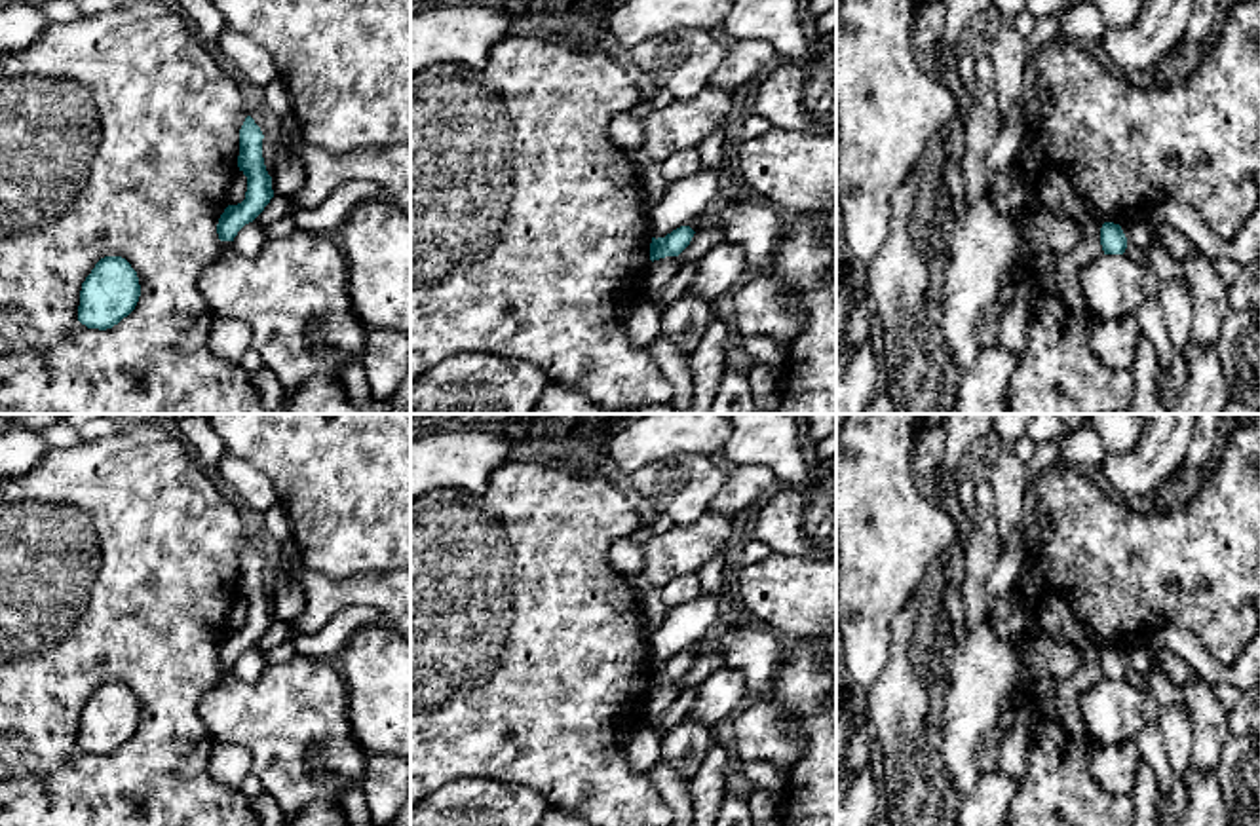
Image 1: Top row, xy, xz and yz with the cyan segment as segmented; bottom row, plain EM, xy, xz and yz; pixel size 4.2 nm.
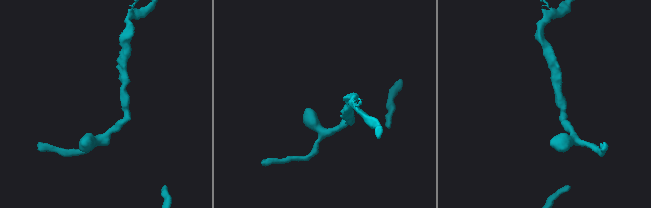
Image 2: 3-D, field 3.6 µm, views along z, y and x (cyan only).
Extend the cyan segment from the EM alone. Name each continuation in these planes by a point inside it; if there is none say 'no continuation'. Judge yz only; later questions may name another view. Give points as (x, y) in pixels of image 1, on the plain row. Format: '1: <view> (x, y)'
no continuation

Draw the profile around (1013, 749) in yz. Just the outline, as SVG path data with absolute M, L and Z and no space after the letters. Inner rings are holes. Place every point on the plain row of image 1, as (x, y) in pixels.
M1024 701L1015 712L1013 727L1003 733L996 769L1015 780L1022 780L1026 773L1026 758L1032 744L1032 706Z

